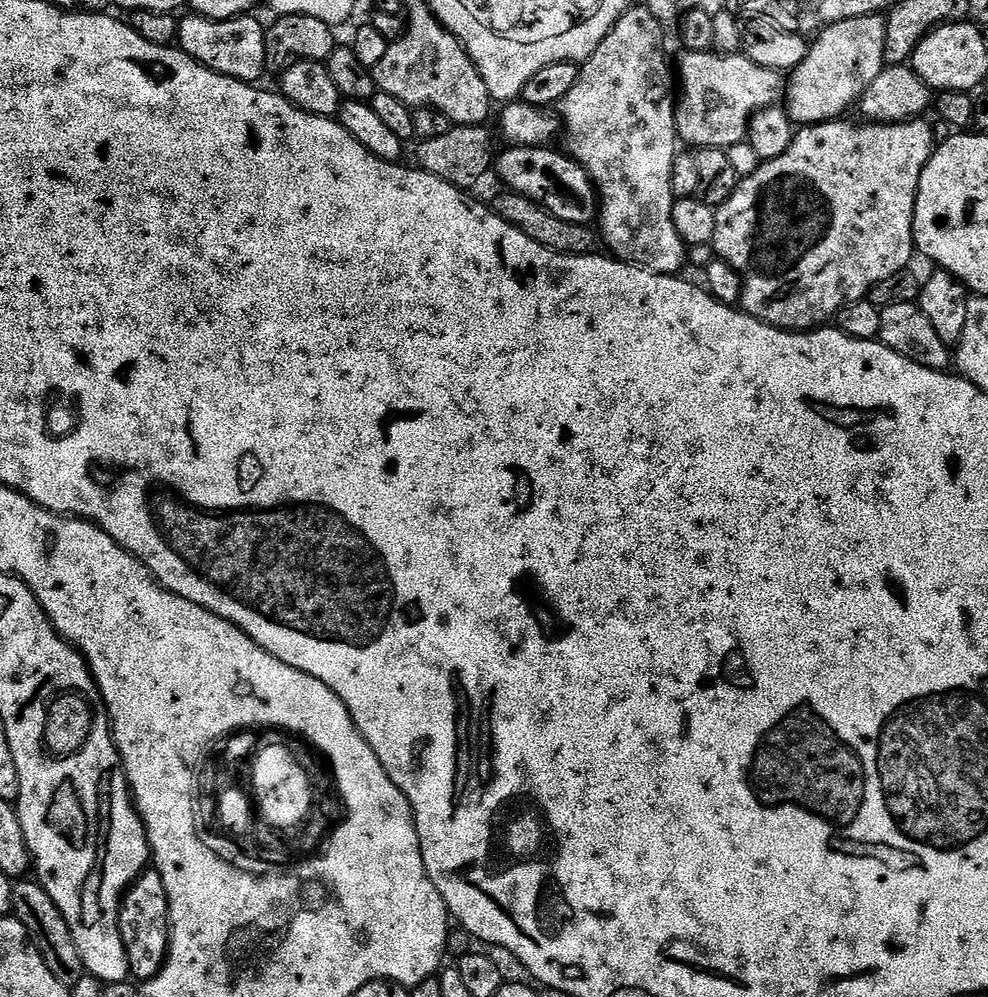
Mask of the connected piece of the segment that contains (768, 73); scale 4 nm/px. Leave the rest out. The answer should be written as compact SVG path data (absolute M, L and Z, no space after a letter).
M681 51L680 97L674 100L676 135L693 149L728 149L746 139L748 127L756 112L781 103L786 92L783 75L766 66L758 66L743 54L721 54L719 51Z

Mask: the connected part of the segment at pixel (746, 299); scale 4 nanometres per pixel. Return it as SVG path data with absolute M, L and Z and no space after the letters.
M924 118L903 120L900 124L878 124L875 122L859 122L847 124L847 119L826 120L822 124L809 124L801 127L790 142L790 150L779 158L765 160L760 163L754 174L743 177L740 184L730 194L728 201L716 209L716 229L711 245L716 255L725 260L742 278L744 289L740 304L743 311L761 320L769 328L783 328L786 332L807 332L827 325L850 302L865 299L868 292L878 282L886 282L886 278L894 278L894 274L905 271L916 252L914 238L914 210L916 195L922 178L922 170L926 162L930 162L938 141L932 134L932 124Z

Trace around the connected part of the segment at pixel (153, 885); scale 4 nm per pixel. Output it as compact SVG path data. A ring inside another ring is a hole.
M145 870L120 901L120 933L128 951L128 971L137 981L153 980L168 956L168 895L160 873Z

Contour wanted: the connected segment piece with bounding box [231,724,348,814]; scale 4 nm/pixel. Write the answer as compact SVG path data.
M257 724L250 730L241 731L235 735L231 741L231 751L240 759L240 762L261 760L271 752L286 752L290 766L300 772L306 792L314 792L318 796L312 796L308 800L308 807L312 804L320 804L320 814L346 814L348 808L348 796L344 796L344 788L340 788L340 776L336 776L336 764L332 764L332 756L316 744L316 740L308 740L304 732L299 732L296 728L263 728Z

